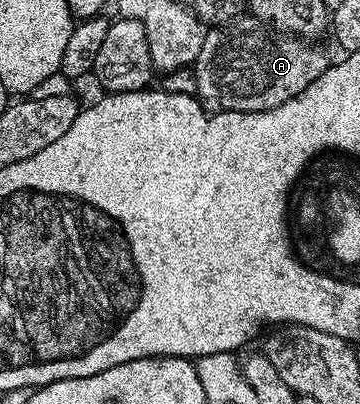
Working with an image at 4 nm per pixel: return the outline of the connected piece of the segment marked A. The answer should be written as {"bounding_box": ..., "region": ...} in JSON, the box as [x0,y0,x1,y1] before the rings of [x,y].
{"bounding_box":[192,17,331,111],"region":[[[239,17],[207,30],[204,49],[200,49],[192,70],[197,98],[207,111],[267,111],[304,93],[304,89],[308,89],[308,85],[312,85],[312,81],[316,81],[331,62],[331,56],[326,56],[313,42],[299,39],[297,35],[283,35],[271,24],[261,23],[259,19]]]}

